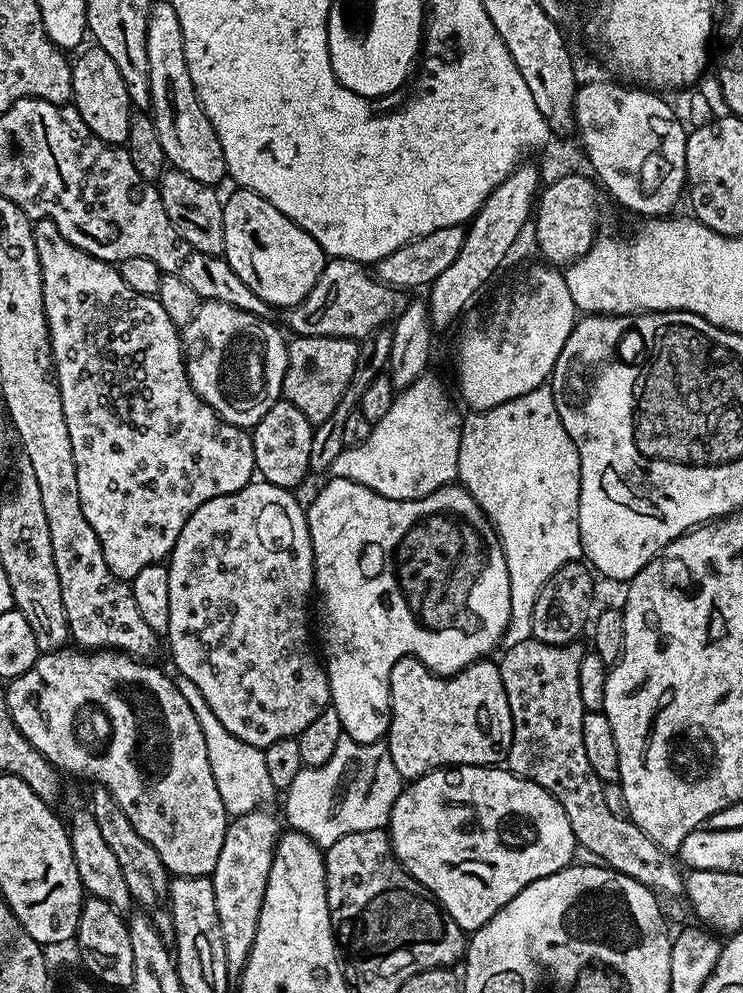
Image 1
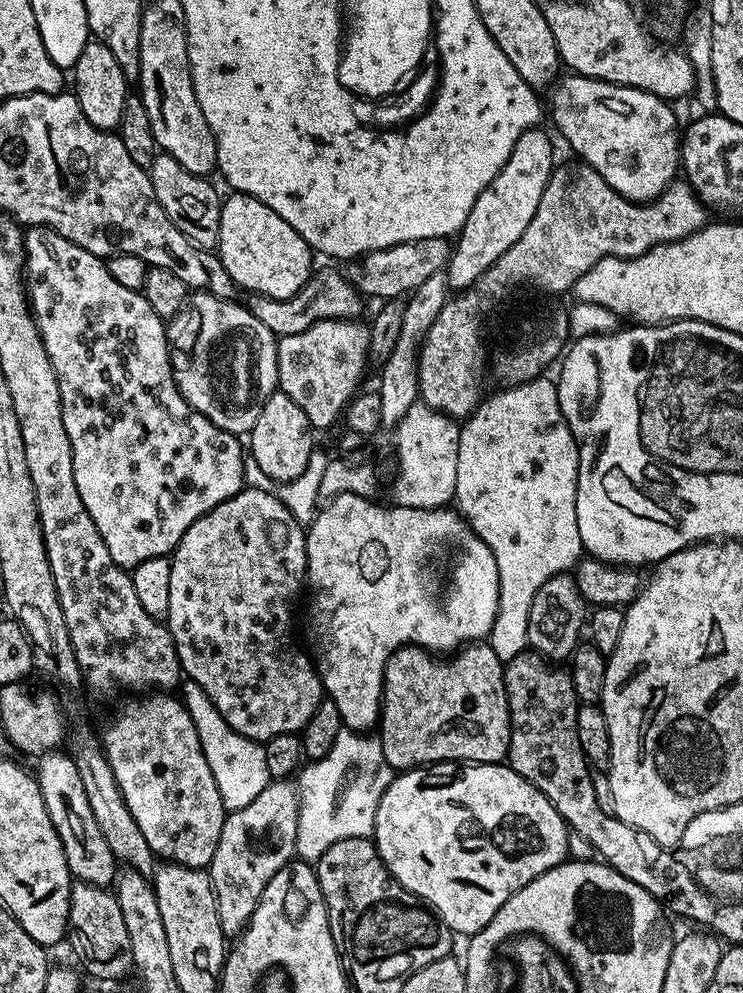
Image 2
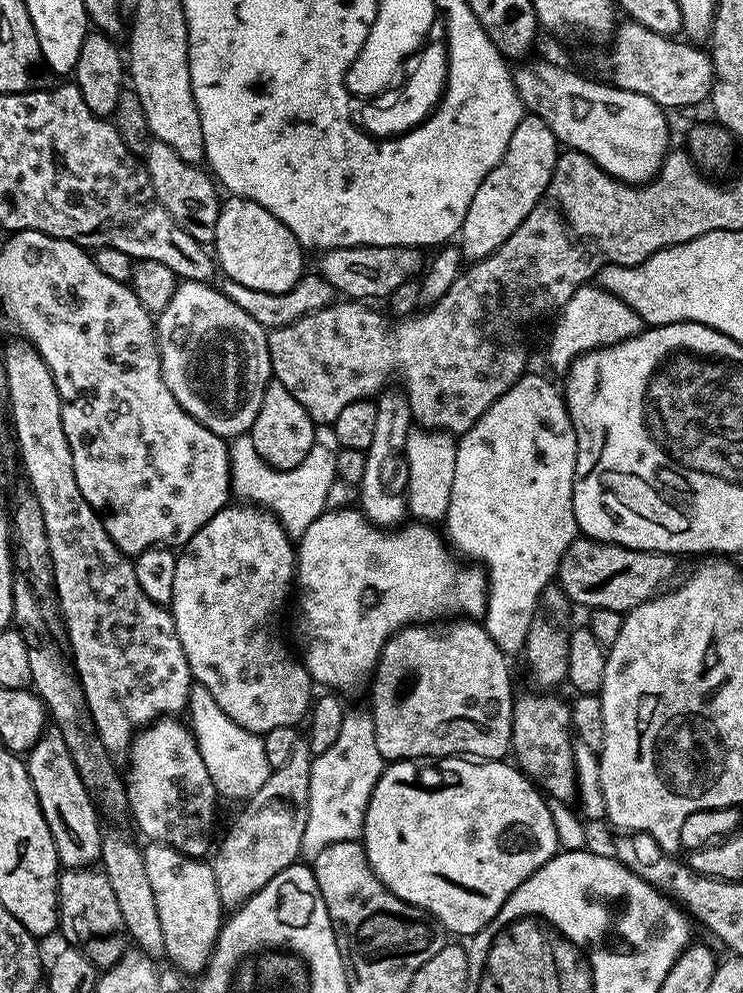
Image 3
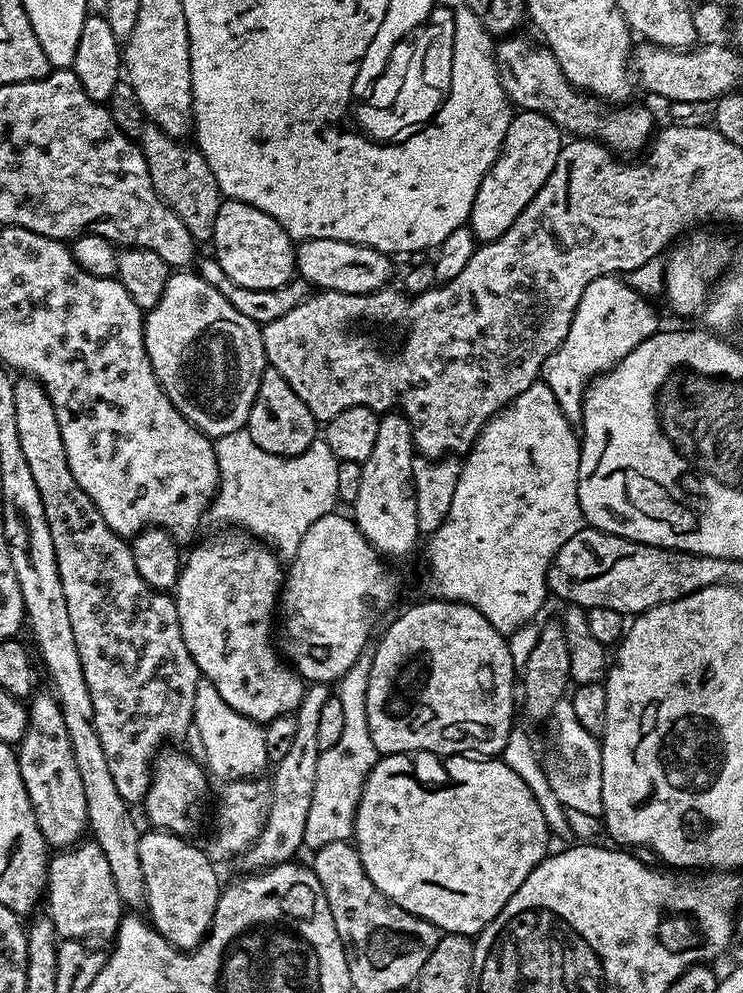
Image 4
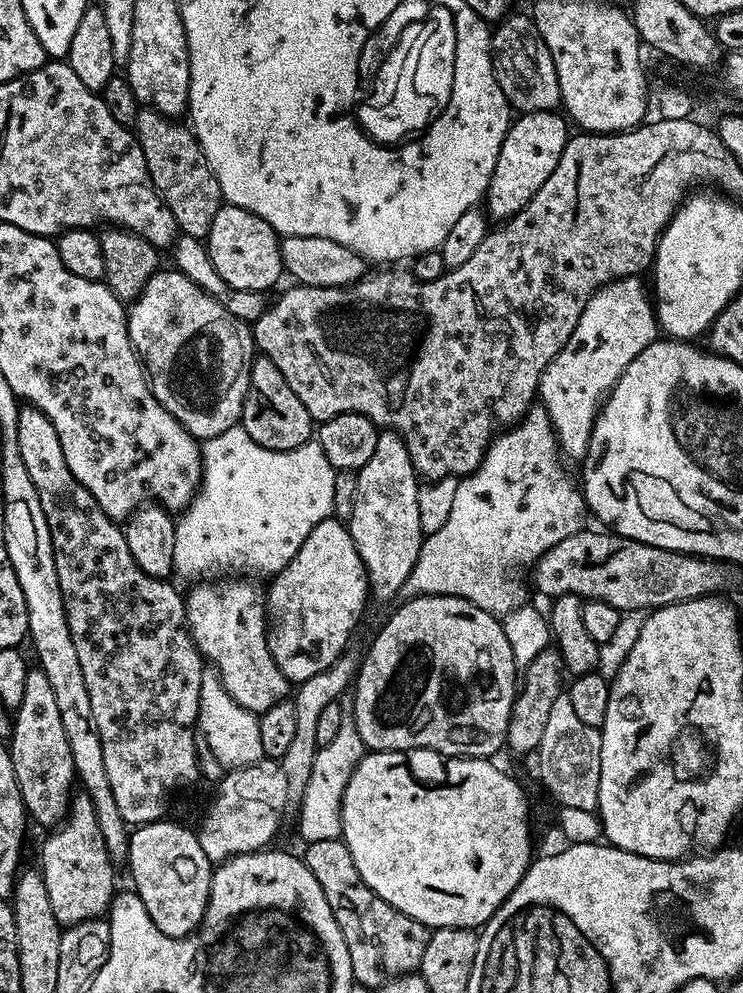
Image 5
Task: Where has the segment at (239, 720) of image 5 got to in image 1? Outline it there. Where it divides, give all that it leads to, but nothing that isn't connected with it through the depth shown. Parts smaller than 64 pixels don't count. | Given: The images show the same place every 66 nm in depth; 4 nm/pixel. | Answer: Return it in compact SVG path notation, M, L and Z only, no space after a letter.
M177 675L175 677L178 694L186 698L190 710L194 710L194 718L202 726L202 738L206 738L206 754L210 754L210 770L214 774L214 786L218 786L218 794L222 794L222 806L229 817L244 816L247 812L254 812L265 807L264 804L274 795L270 782L270 774L266 771L266 758L264 749L255 748L230 734L210 706L206 706L206 698L202 698L202 690L190 682L190 678Z

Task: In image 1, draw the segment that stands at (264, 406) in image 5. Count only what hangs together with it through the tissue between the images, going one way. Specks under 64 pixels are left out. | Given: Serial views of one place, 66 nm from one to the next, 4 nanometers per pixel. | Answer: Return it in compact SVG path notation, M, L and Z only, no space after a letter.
M283 398L277 400L256 427L251 429L252 445L254 446L254 462L259 479L279 488L296 490L296 487L310 476L310 442L314 425L294 406Z

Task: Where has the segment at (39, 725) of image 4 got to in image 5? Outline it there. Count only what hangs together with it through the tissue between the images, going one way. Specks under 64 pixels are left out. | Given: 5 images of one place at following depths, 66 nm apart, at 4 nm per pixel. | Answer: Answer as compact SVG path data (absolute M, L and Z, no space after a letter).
M30 670L26 674L26 691L22 697L22 706L14 710L8 752L12 755L14 762L14 778L18 778L18 790L22 794L24 811L35 823L37 820L44 830L55 828L68 815L68 806L72 803L74 795L72 782L74 784L77 777L70 742L66 742L66 730L62 730L62 717L58 714L58 702L54 702L54 690L42 671Z

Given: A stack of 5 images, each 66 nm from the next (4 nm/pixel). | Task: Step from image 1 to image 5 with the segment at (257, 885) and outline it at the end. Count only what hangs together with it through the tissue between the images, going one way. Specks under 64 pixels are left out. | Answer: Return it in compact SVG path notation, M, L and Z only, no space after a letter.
M345 650L338 659L326 670L314 674L314 678L306 678L299 681L297 690L294 692L292 705L294 706L294 738L290 747L286 750L282 761L286 774L286 786L288 787L288 799L298 802L306 790L306 784L310 782L310 770L314 770L314 758L318 747L318 718L322 710L330 706L330 702L340 700L343 692L349 691L350 685L355 681L360 667L362 656L358 651Z

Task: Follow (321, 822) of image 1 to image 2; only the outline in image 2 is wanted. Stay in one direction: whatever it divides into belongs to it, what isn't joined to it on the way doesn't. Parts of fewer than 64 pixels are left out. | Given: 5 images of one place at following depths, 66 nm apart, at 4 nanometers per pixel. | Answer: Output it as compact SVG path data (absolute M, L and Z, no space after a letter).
M342 730L338 734L338 738L334 738L334 746L330 746L330 754L326 754L321 760L313 760L305 763L299 769L298 791L300 794L300 809L298 810L298 834L296 835L296 856L305 862L315 862L322 858L322 854L326 850L330 850L330 846L334 846L334 842L342 842L346 838L368 838L376 831L376 815L378 814L378 806L382 802L382 798L386 794L386 790L390 786L394 769L386 762L386 754L382 754L382 742L379 738L372 734L362 732L353 732L351 730Z

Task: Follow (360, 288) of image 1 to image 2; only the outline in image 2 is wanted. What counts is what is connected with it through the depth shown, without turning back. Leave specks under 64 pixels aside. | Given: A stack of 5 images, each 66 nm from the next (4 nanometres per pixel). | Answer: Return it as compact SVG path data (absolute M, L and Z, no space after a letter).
M324 268L313 271L308 281L290 298L270 298L269 296L249 295L246 306L270 330L277 338L290 334L302 334L302 330L310 330L323 320L354 320L361 314L360 303L362 297L360 291L348 281L343 271L335 272L332 268Z

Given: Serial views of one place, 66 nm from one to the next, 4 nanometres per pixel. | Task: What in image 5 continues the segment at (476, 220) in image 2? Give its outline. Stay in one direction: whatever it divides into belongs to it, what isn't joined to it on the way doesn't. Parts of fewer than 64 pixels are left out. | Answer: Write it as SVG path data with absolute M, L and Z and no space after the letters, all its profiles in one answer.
M556 110L526 112L517 115L508 125L486 193L486 212L493 221L503 222L518 214L528 205L530 198L542 190L542 182L554 174L558 158L562 158L562 150L570 138L568 128L569 121Z

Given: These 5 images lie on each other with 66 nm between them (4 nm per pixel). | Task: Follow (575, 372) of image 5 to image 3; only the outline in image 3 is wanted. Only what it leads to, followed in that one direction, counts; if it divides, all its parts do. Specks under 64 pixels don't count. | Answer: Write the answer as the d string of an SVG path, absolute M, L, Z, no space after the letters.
M589 282L579 288L570 298L570 302L561 309L560 322L552 334L548 344L548 364L560 374L567 373L572 363L585 352L593 352L596 348L610 348L621 344L642 331L640 316L622 298L610 294L606 289Z

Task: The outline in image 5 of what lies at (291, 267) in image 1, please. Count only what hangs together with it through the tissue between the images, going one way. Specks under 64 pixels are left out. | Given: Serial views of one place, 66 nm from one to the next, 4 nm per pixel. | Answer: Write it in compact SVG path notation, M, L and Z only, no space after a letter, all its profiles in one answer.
M227 202L221 203L218 214L214 214L214 222L206 237L214 270L218 270L218 274L238 290L262 293L274 287L284 272L280 242L281 237L265 220L258 218L258 214L250 214L250 210L242 210Z

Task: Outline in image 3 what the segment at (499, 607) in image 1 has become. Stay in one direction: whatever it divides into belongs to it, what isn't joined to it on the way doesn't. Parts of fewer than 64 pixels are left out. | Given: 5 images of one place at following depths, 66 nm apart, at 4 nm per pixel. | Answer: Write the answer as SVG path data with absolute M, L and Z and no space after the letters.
M344 506L348 508L336 508L323 512L306 530L298 537L296 544L296 558L298 561L298 575L294 581L295 587L300 592L300 652L304 669L312 675L317 685L325 684L325 689L340 690L336 688L352 688L364 675L375 669L380 661L380 651L384 644L394 633L401 628L413 624L428 624L429 622L440 622L445 618L480 618L485 615L488 606L488 577L480 566L469 566L467 563L456 564L458 556L455 551L450 550L445 537L435 532L433 525L428 522L408 522L403 525L402 530L385 530L372 523L359 507Z

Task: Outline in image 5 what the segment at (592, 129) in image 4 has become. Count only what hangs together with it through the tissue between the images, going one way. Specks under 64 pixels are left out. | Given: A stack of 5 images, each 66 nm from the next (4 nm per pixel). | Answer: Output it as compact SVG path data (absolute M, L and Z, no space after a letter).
M509 14L491 29L492 69L502 94L517 113L550 112L561 107L558 90L558 74L554 70L554 58L546 50L546 42L538 34L531 15Z

